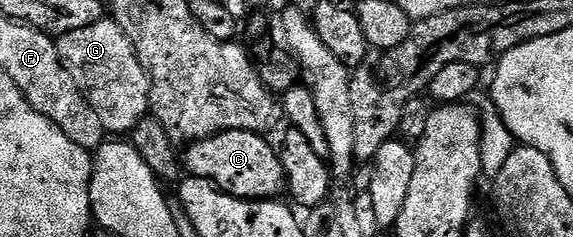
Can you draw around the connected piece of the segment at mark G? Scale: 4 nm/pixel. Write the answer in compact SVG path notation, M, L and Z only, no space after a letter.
M111 18L99 19L94 25L59 36L56 48L60 64L94 109L109 136L127 136L138 121L149 114L152 83L148 80L148 72L142 69L130 37L126 37L124 30Z

